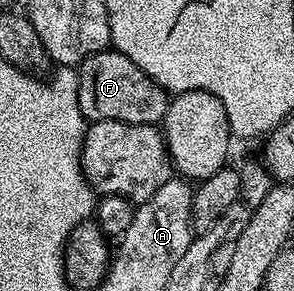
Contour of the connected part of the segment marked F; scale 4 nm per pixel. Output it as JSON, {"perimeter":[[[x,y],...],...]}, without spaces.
{"perimeter":[[[107,49],[92,53],[79,63],[76,68],[78,76],[78,104],[82,116],[88,121],[107,119],[124,121],[132,125],[152,123],[161,124],[168,104],[168,92],[148,73],[144,73],[127,55]]]}

